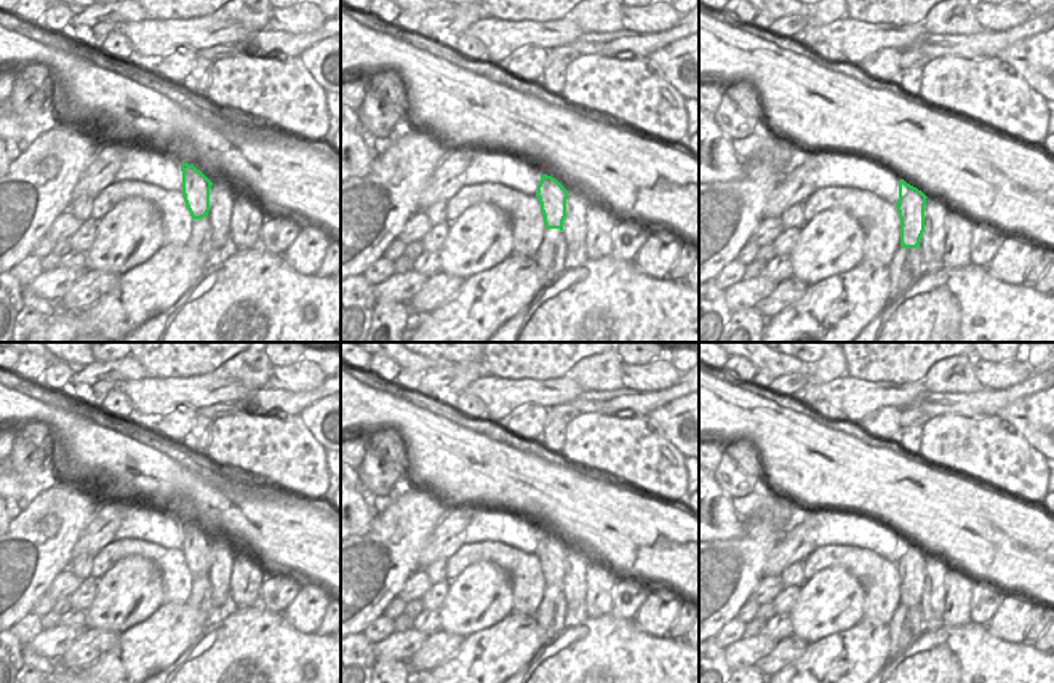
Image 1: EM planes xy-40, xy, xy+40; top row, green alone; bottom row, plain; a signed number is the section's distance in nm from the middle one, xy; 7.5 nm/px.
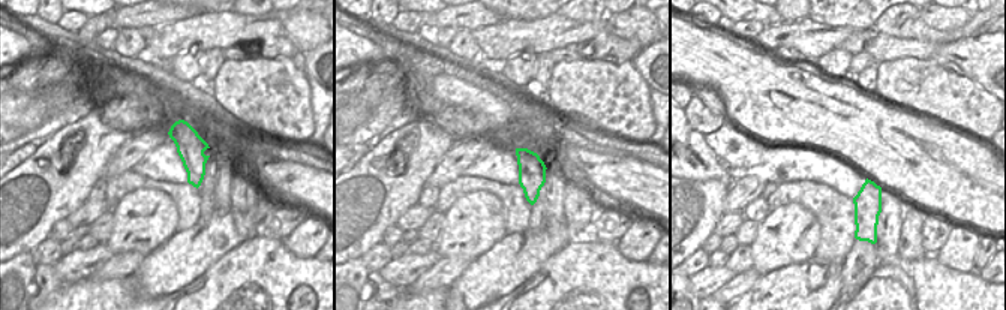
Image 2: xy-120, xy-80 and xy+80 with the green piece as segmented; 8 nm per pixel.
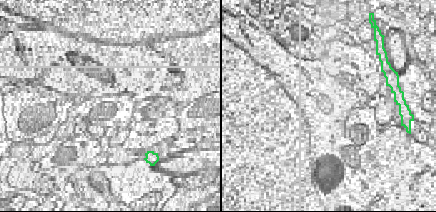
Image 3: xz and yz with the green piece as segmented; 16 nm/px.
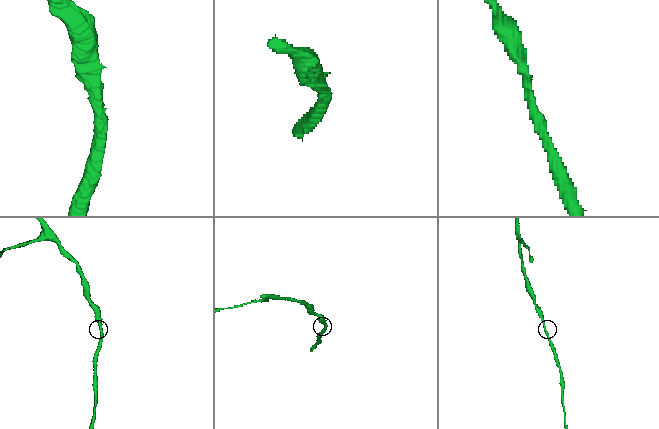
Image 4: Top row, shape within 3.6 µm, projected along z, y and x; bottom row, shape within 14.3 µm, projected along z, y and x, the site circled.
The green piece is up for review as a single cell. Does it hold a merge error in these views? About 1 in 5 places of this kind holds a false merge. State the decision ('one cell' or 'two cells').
one cell

